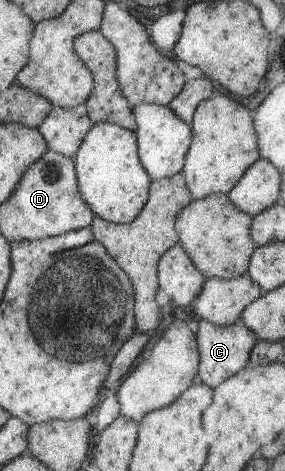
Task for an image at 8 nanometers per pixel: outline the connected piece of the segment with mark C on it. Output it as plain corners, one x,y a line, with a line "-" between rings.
204,319
197,320
197,323
198,330
195,337
197,340
199,365
197,366
198,372
196,377
197,381
213,389
235,372
248,366
250,351
257,343
258,338
252,331
240,324
240,320
236,320
236,324
232,323
225,327
213,325

